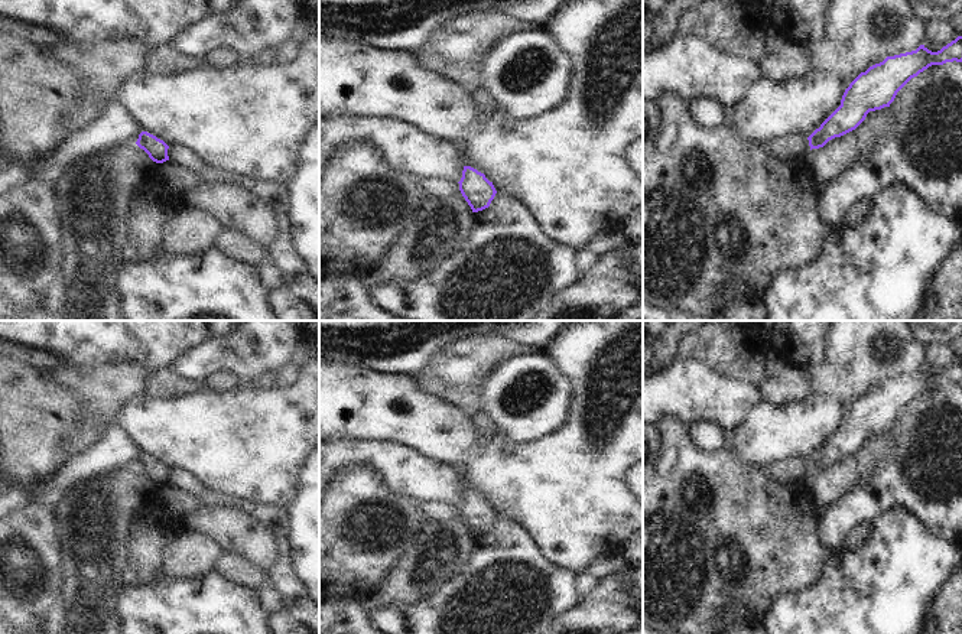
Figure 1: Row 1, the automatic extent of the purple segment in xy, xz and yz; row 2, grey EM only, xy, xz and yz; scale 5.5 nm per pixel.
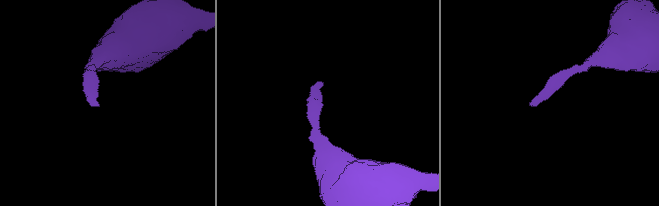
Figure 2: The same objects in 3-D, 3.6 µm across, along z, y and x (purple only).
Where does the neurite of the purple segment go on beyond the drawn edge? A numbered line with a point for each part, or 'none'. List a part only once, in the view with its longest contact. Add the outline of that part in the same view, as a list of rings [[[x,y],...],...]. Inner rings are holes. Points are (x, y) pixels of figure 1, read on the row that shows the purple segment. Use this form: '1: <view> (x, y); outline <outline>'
none

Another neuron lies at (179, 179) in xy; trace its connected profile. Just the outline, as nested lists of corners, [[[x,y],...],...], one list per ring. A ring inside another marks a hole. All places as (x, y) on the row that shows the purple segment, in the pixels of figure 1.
[[[170,160],[159,163],[157,169],[165,183],[176,194],[191,191],[202,183],[195,173]]]

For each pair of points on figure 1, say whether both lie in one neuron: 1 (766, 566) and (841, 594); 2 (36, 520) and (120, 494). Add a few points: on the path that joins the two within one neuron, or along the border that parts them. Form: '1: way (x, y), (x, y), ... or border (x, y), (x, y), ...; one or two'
1: border (829, 552), (822, 575), (813, 585), (785, 594); two
2: border (54, 507), (57, 545), (59, 548); two

